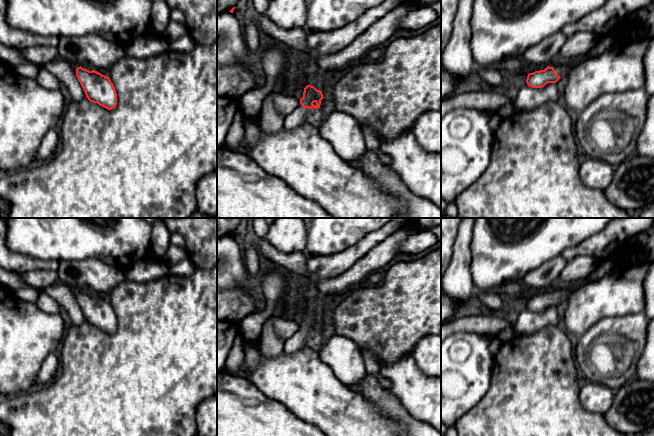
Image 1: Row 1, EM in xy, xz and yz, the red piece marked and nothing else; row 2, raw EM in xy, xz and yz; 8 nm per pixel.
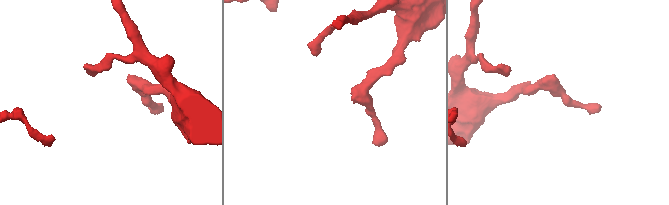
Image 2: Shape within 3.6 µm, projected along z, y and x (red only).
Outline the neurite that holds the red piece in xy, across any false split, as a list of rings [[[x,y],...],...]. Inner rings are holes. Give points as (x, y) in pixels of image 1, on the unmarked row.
[[[81,290],[76,293],[76,300],[90,326],[97,327],[108,334],[116,331],[117,317],[109,301]]]

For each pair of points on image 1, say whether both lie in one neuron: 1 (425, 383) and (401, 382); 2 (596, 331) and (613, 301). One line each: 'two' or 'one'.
1: one
2: two

